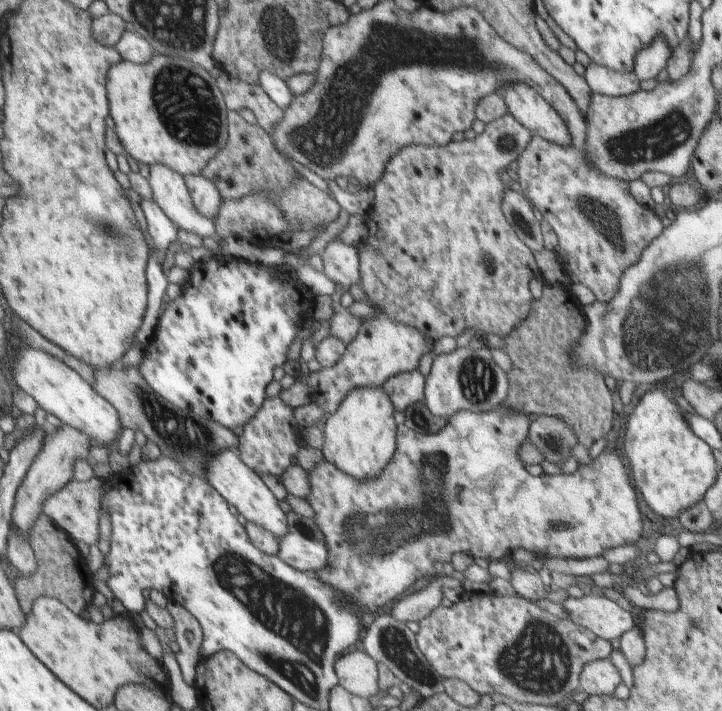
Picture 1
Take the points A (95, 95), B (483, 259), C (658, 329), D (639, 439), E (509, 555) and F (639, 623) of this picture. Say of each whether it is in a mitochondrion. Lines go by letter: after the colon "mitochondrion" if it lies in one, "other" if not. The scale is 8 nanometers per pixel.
A: other
B: mitochondrion
C: mitochondrion
D: other
E: other
F: other

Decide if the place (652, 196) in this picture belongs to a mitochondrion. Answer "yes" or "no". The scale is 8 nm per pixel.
no

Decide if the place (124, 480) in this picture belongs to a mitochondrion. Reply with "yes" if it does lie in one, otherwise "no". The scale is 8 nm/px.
no

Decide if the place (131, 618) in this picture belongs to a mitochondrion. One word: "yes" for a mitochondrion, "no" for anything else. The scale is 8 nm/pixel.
no

